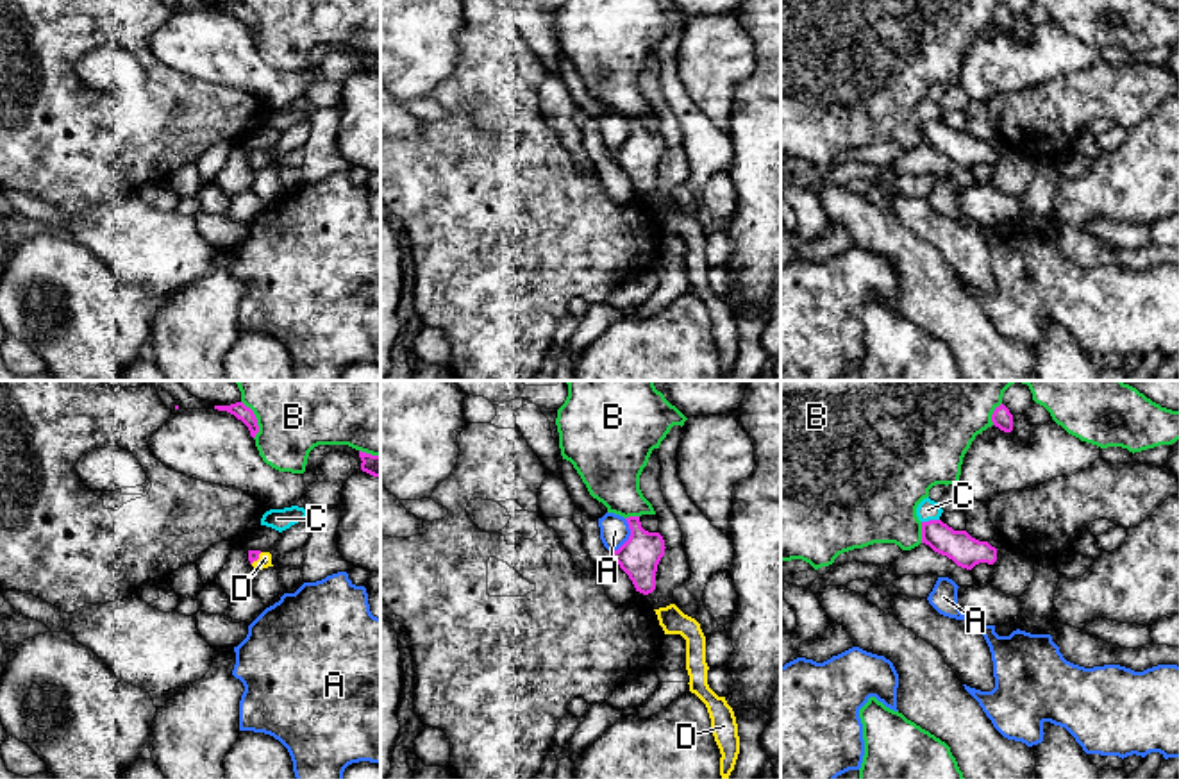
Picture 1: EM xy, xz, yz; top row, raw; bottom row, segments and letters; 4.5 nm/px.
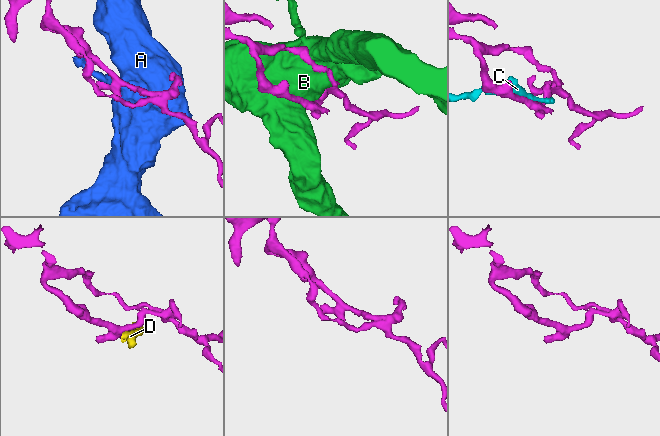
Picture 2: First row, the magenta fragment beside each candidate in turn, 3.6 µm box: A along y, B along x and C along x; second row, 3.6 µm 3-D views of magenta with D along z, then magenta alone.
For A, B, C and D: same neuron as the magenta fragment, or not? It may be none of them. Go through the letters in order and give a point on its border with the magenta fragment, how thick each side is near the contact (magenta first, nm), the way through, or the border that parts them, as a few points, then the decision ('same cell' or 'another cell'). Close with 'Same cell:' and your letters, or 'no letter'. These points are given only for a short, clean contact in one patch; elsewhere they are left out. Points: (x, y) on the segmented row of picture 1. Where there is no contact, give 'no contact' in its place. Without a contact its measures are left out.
A: xz (629, 536) | 180/130 nm | another cell
B: xy (256, 420) | 70/480 nm | another cell
C: yz (929, 520) | 140/100 nm | another cell
D: xy (256, 560) | 50/60 nm | across xy (252, 554), (256, 560), (265, 558) | same cell
Same cell: D

